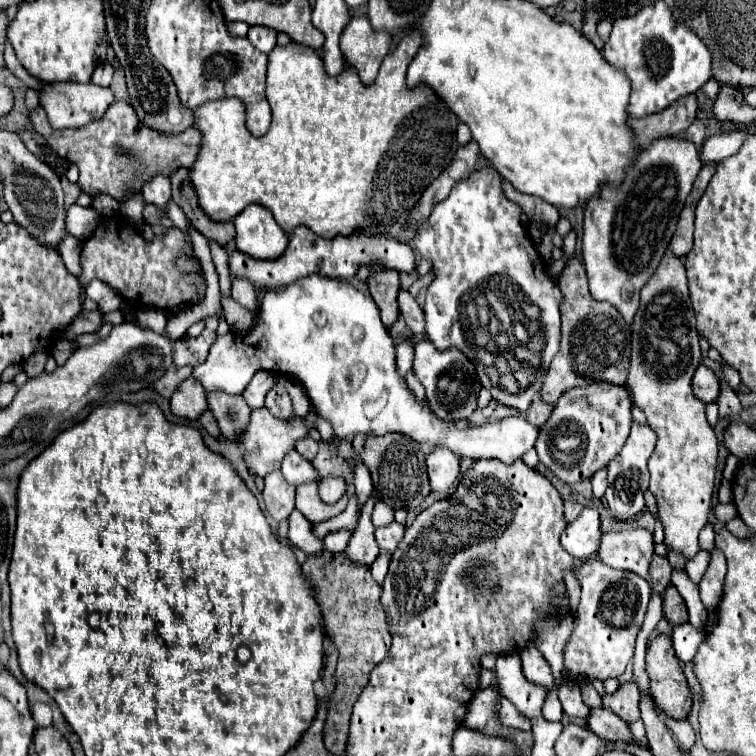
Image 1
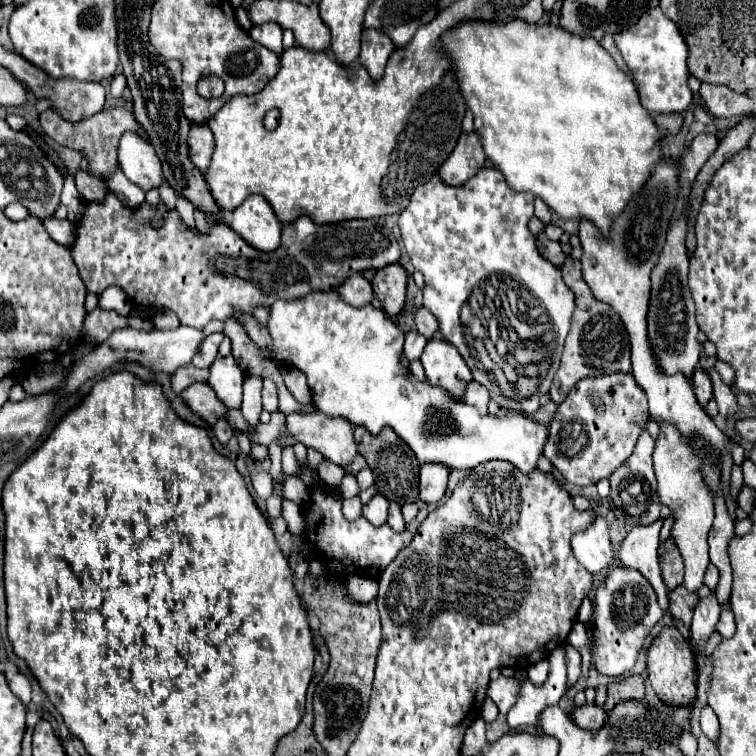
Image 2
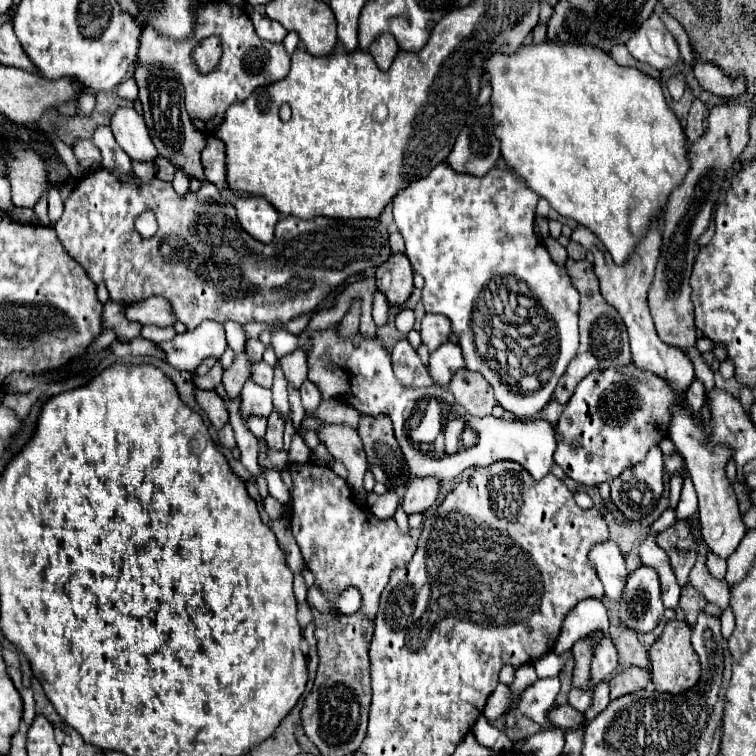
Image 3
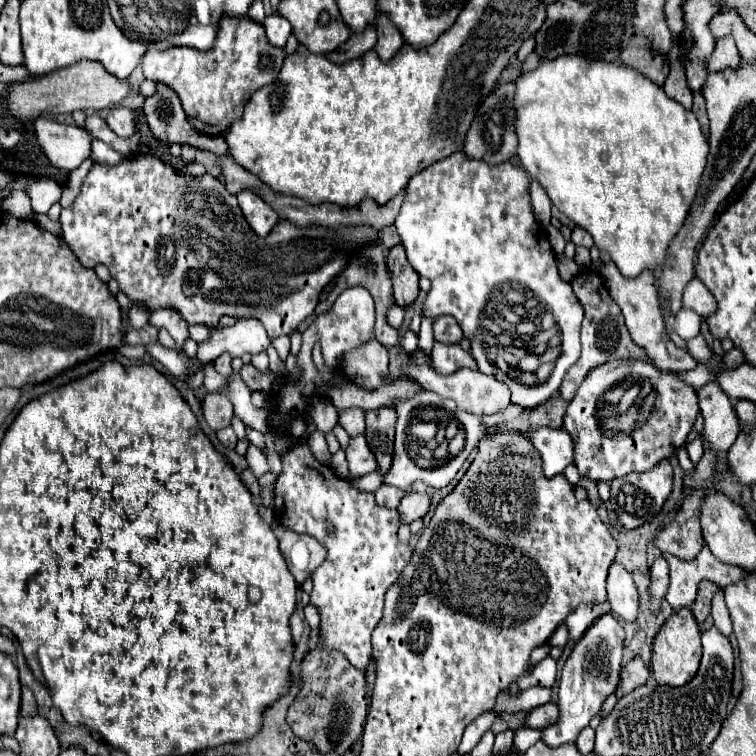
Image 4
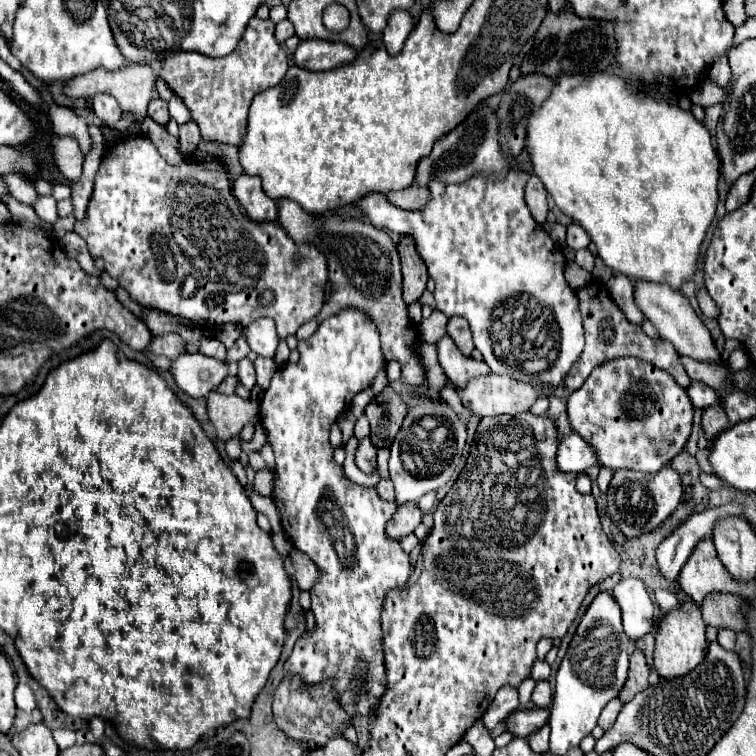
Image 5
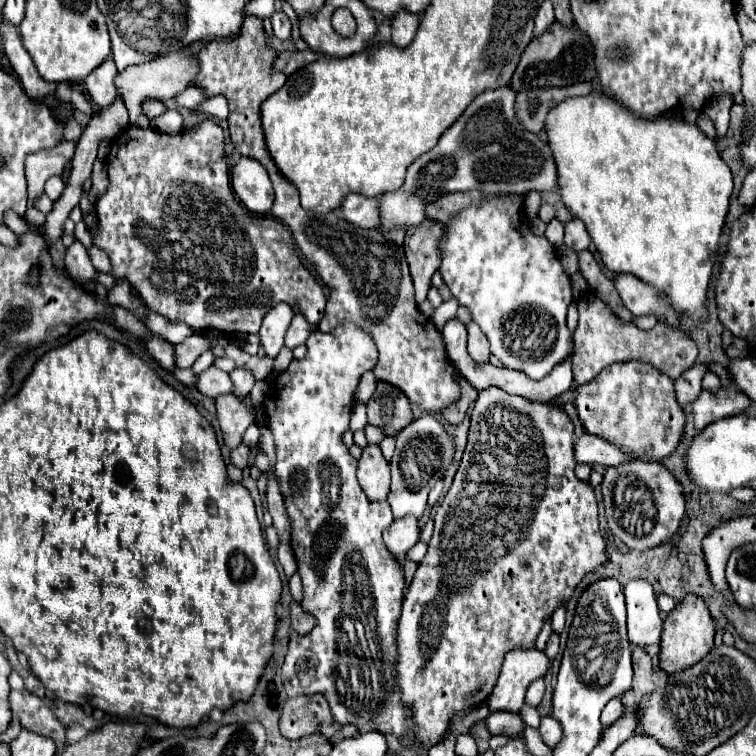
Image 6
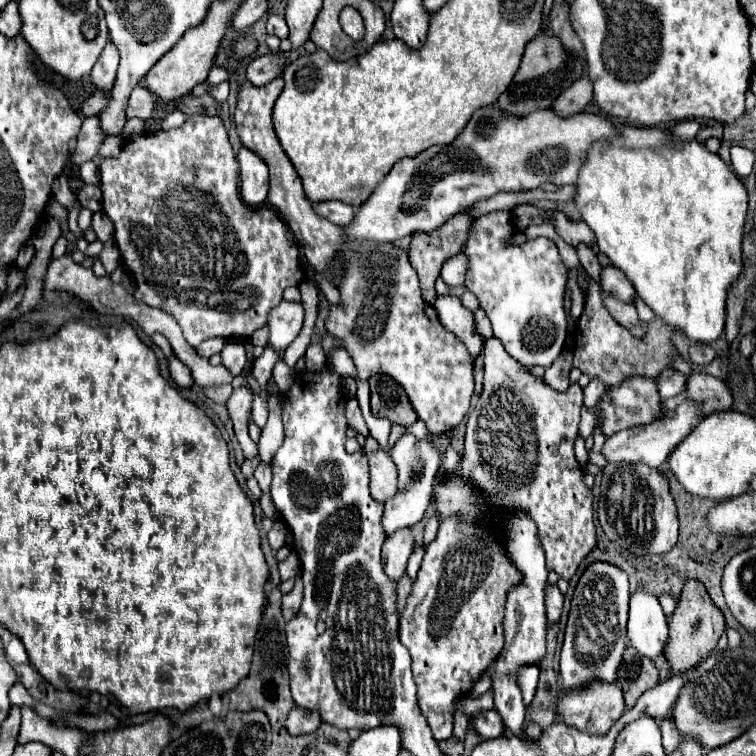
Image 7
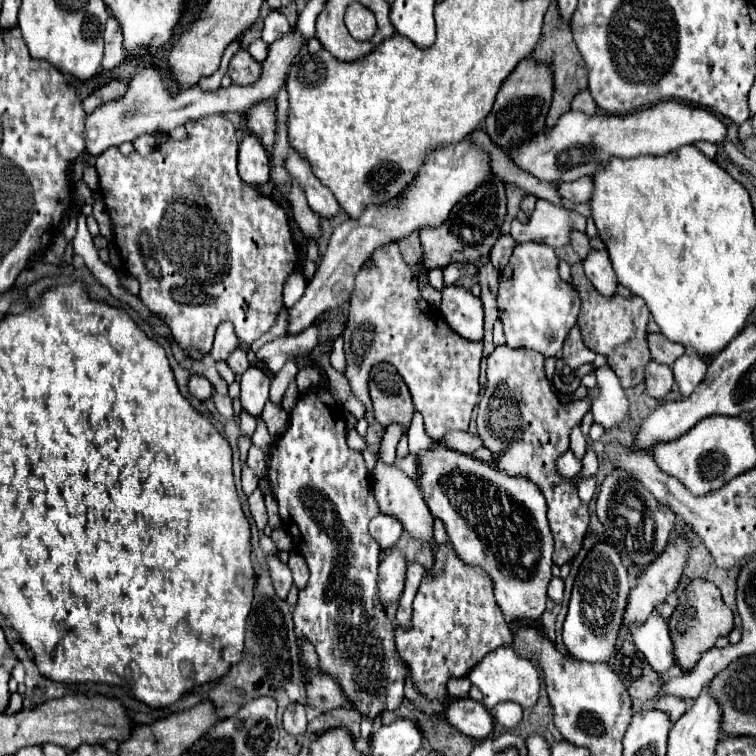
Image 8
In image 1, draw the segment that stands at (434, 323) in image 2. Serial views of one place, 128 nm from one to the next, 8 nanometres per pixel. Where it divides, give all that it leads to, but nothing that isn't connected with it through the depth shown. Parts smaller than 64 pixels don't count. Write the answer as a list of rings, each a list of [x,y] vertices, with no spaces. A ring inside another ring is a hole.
[[[402,290],[398,294],[398,304],[400,304],[400,314],[404,316],[408,328],[414,334],[424,334],[424,310],[418,306],[418,302],[408,292]]]

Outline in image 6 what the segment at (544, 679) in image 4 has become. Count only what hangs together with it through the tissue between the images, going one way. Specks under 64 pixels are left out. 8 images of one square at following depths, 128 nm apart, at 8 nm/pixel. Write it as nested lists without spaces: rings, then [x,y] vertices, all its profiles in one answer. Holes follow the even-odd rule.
[[[514,648],[504,656],[498,682],[488,698],[490,710],[518,714],[524,706],[524,694],[532,680],[544,676],[548,658],[538,648]]]

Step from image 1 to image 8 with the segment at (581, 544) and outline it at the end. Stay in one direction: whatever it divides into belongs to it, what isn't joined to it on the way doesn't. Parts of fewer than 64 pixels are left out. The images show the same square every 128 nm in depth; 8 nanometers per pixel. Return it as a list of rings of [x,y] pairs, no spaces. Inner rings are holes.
[[[654,612],[644,626],[632,630],[632,640],[648,660],[652,670],[658,672],[660,676],[666,674],[676,664],[668,624],[658,616],[658,612]]]

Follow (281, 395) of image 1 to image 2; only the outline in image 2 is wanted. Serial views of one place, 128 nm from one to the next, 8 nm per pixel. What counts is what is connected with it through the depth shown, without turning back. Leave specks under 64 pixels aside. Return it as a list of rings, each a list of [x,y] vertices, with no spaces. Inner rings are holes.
[[[264,380],[264,388],[262,388],[262,404],[264,410],[268,412],[276,412],[278,410],[278,396],[276,396],[276,386],[272,380]]]

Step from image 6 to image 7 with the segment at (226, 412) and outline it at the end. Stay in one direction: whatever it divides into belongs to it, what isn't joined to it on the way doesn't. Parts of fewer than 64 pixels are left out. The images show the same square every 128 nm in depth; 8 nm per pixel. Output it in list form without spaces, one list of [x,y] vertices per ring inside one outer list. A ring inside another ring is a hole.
[[[240,386],[232,392],[230,400],[226,402],[230,420],[234,422],[236,438],[244,450],[244,456],[258,456],[258,444],[250,440],[248,436],[248,420],[252,412],[252,400],[254,400],[254,390],[250,386]]]

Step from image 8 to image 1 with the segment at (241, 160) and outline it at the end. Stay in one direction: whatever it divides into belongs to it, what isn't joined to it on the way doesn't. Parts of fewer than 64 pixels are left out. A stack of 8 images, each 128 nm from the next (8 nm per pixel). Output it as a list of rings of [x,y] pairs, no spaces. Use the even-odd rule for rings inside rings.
[[[250,204],[236,218],[236,248],[252,258],[278,258],[286,244],[288,234],[276,224],[272,212],[260,204]]]

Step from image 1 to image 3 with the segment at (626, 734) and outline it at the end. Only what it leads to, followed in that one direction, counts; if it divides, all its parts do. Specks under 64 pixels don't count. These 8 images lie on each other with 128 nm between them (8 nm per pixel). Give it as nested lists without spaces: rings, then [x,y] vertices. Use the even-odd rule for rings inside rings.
[[[570,704],[566,706],[556,706],[548,712],[548,720],[552,722],[552,726],[556,728],[562,728],[562,730],[572,730],[572,728],[578,728],[582,724],[582,714],[576,712]]]

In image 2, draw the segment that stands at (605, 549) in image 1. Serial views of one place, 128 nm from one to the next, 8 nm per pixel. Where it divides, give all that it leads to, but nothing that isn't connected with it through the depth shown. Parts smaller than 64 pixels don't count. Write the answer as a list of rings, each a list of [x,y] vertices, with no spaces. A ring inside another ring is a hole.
[[[660,518],[648,526],[632,528],[632,532],[622,542],[620,562],[628,568],[640,570],[652,584],[660,608],[668,608],[668,590],[664,588],[664,578],[660,576],[660,560],[658,560],[662,522],[664,520]]]

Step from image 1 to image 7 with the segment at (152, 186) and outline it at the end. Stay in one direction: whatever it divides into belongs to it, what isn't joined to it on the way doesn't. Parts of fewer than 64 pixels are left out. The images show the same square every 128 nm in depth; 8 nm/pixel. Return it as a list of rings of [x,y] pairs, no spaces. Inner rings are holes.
[[[108,40],[108,44],[104,46],[104,52],[100,54],[100,60],[94,64],[94,70],[92,70],[92,82],[98,90],[112,88],[116,80],[118,60],[120,60],[120,54],[116,52],[116,46],[112,44],[112,40]]]

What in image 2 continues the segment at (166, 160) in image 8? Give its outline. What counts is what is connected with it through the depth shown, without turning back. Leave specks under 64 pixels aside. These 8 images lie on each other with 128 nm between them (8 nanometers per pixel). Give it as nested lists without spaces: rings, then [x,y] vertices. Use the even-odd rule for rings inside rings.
[[[108,190],[102,202],[86,202],[84,214],[82,214],[82,218],[80,218],[78,226],[76,226],[76,232],[74,232],[74,242],[70,244],[70,252],[72,252],[72,258],[74,258],[74,262],[76,262],[78,270],[80,270],[80,276],[82,276],[82,280],[84,280],[88,292],[100,294],[100,292],[104,292],[108,286],[118,286],[118,288],[122,288],[122,290],[128,294],[128,298],[130,298],[130,302],[132,302],[134,306],[166,308],[166,310],[174,312],[174,314],[180,318],[180,324],[184,324],[184,326],[194,326],[194,328],[204,328],[206,322],[210,322],[210,320],[222,320],[222,322],[224,322],[224,320],[232,318],[234,310],[238,310],[238,312],[242,312],[242,314],[254,314],[254,310],[256,310],[258,306],[270,308],[276,300],[304,298],[304,296],[308,296],[310,292],[318,292],[318,290],[330,292],[330,290],[338,288],[340,284],[344,284],[344,280],[350,278],[350,276],[356,274],[356,272],[378,270],[378,268],[384,268],[384,266],[394,264],[394,262],[400,260],[398,242],[396,242],[396,238],[392,236],[392,232],[384,226],[382,220],[346,220],[346,222],[336,222],[336,224],[314,224],[308,216],[300,216],[300,218],[296,218],[292,224],[284,226],[284,230],[282,230],[282,240],[280,240],[280,248],[276,248],[274,252],[260,252],[260,250],[256,250],[254,246],[244,244],[244,238],[240,238],[222,218],[212,218],[212,216],[208,216],[208,220],[210,220],[210,232],[208,232],[208,234],[202,234],[198,228],[188,228],[188,226],[182,222],[180,214],[178,214],[176,210],[166,210],[166,204],[164,204],[162,200],[160,200],[158,206],[150,206],[148,202],[144,202],[144,204],[140,204],[138,208],[128,208],[128,206],[124,206],[124,204],[116,198],[114,192]],[[148,220],[158,220],[158,222],[160,222],[160,228],[148,228]]]

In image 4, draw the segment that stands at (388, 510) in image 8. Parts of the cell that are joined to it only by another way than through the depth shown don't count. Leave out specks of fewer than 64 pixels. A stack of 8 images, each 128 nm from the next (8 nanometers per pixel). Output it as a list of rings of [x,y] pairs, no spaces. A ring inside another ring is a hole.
[[[356,436],[350,440],[350,446],[346,448],[346,460],[348,460],[350,476],[364,476],[378,468],[376,458],[372,456],[372,450],[368,448],[364,436]],[[382,484],[378,490],[376,490],[376,502],[380,506],[386,506],[386,508],[396,508],[398,502],[402,500],[404,492],[400,492],[400,488],[392,488],[392,486],[386,486]]]

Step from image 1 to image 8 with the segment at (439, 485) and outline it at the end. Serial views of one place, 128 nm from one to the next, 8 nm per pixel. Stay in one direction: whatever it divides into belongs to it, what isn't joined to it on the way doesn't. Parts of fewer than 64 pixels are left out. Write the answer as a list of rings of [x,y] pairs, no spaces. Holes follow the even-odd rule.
[[[392,550],[380,562],[380,572],[378,572],[378,596],[384,608],[390,602],[400,600],[400,592],[404,590],[404,574],[406,574],[404,556],[398,550]]]

